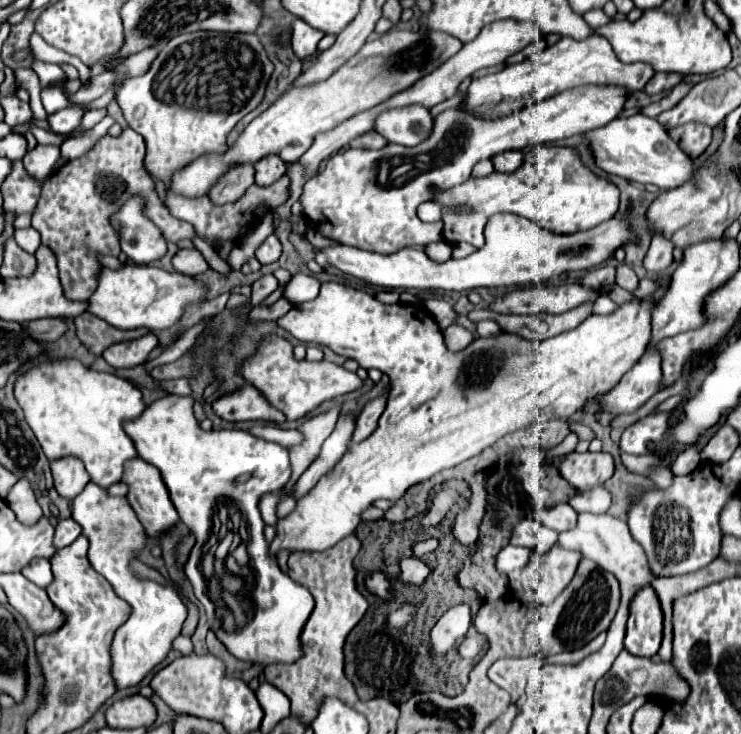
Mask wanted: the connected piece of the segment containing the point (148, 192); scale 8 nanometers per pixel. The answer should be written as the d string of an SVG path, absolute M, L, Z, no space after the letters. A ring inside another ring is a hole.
M126 128L118 138L104 136L86 156L66 162L42 186L38 208L32 214L32 228L40 232L42 244L52 248L52 252L56 254L60 282L68 298L88 300L98 286L98 276L102 270L98 256L120 256L118 234L110 226L108 218L124 204L128 196L142 194L148 200L146 216L162 230L168 242L196 238L196 230L192 230L192 224L174 218L158 198L154 182L144 168L144 156L144 138L132 128Z

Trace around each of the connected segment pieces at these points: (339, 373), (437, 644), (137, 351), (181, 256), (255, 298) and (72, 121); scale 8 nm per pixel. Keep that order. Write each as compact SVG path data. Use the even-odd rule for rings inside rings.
M278 336L268 338L260 346L258 354L252 360L248 360L246 366L242 368L242 376L250 384L254 384L260 392L264 392L266 400L272 406L276 406L280 412L284 412L288 420L306 418L322 402L334 400L338 396L344 396L348 392L362 388L362 380L358 378L358 374L348 372L342 366L336 366L326 360L320 360L320 362L294 360L292 344L278 338Z
M458 604L450 608L432 628L430 634L430 650L434 656L444 656L448 650L456 646L456 642L466 636L472 624L472 614L468 604Z
M146 334L138 340L118 342L104 350L102 358L114 368L134 368L148 360L148 354L158 346L158 338L154 334Z
M178 250L176 256L172 258L172 266L176 272L188 274L188 276L196 276L208 270L206 260L198 250Z
M268 274L268 276L262 276L260 280L256 280L251 286L251 300L252 307L259 305L267 296L274 292L279 285L278 280Z
M64 108L64 110L58 110L56 114L50 114L48 124L56 134L68 136L68 134L72 134L72 130L78 128L82 114L84 114L84 110L80 110L80 108Z

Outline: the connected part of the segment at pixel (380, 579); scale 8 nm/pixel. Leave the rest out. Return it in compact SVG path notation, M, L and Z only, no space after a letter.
M374 572L372 576L368 576L366 578L366 586L368 586L370 592L374 592L380 598L392 598L390 582L388 582L388 578L382 572Z

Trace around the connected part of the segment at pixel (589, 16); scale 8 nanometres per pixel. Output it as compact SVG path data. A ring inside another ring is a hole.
M596 8L596 10L586 12L586 14L584 14L584 20L586 20L592 28L600 28L600 26L604 26L604 24L610 22L610 18L604 14L602 8Z

